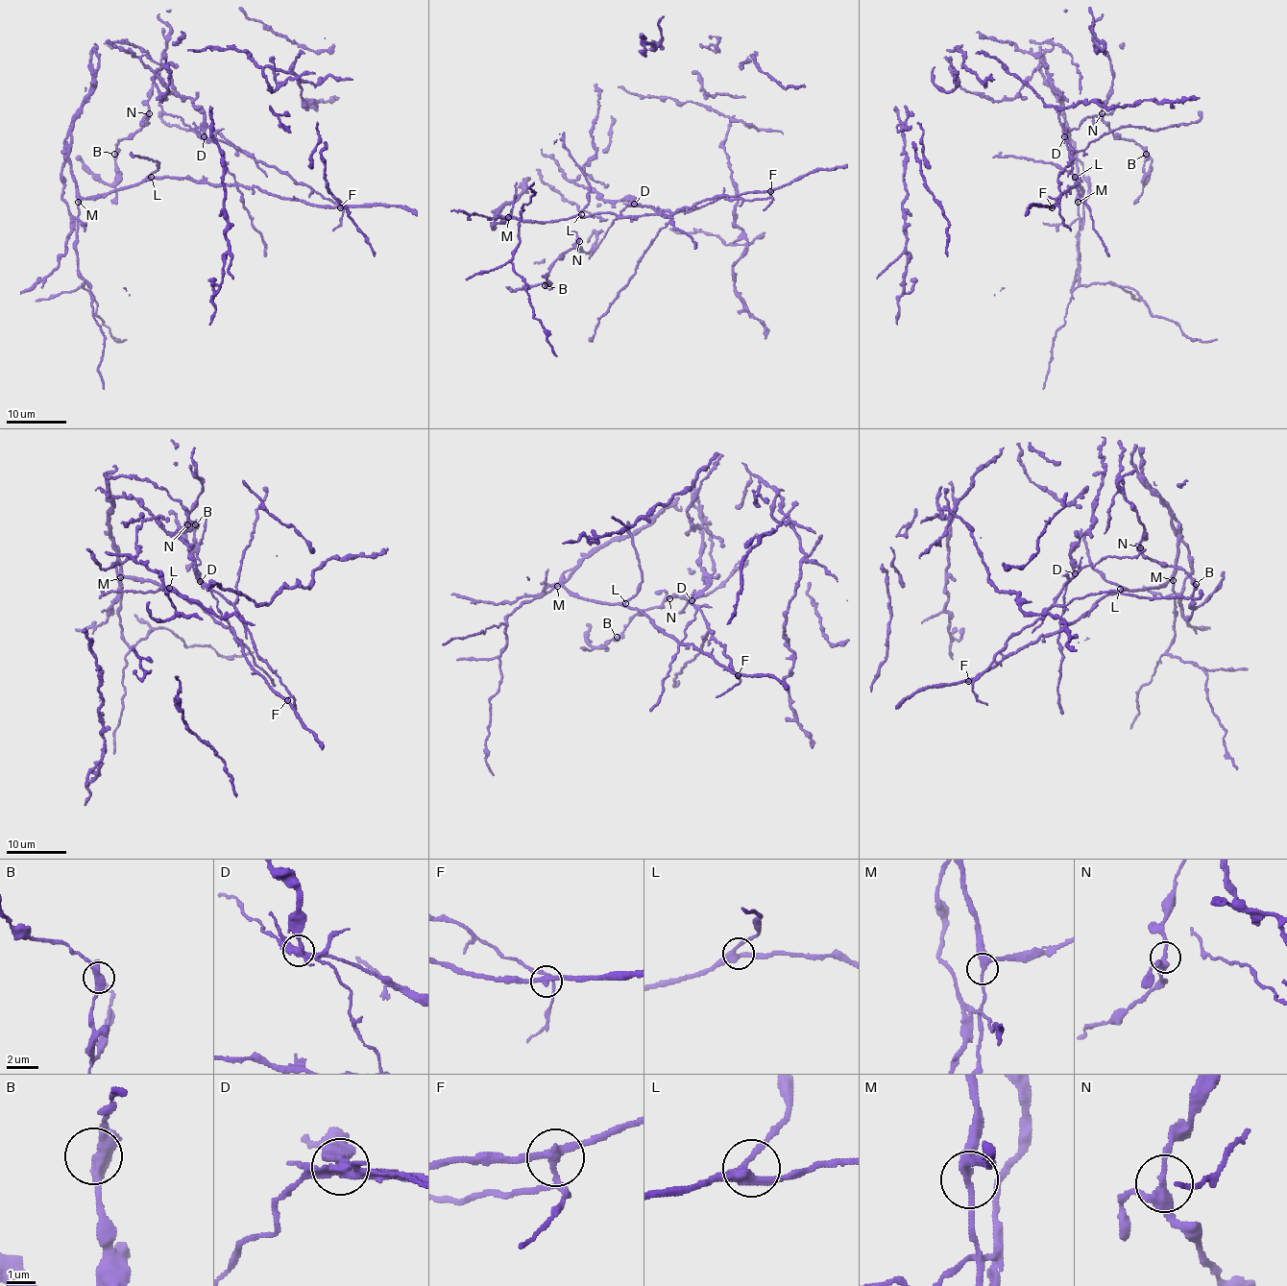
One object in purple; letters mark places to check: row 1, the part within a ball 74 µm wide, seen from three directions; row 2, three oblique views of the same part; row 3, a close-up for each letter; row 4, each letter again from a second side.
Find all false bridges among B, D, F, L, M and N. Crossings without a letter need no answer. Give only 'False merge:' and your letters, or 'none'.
False merge: D, F

